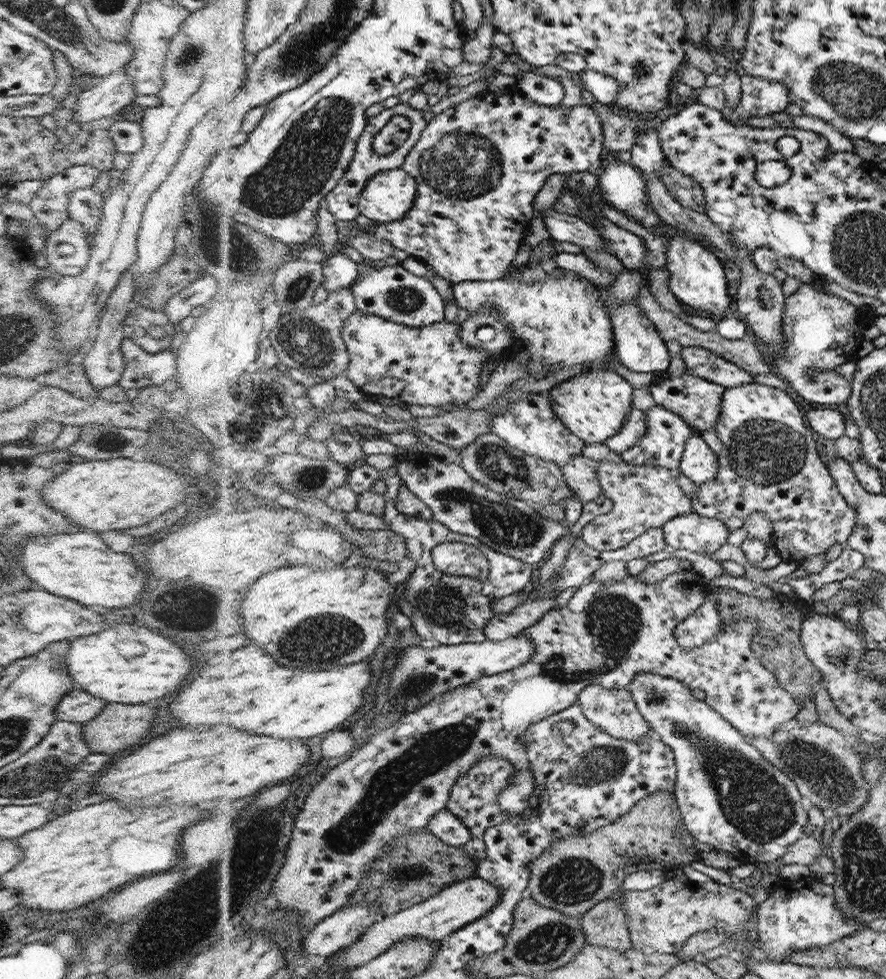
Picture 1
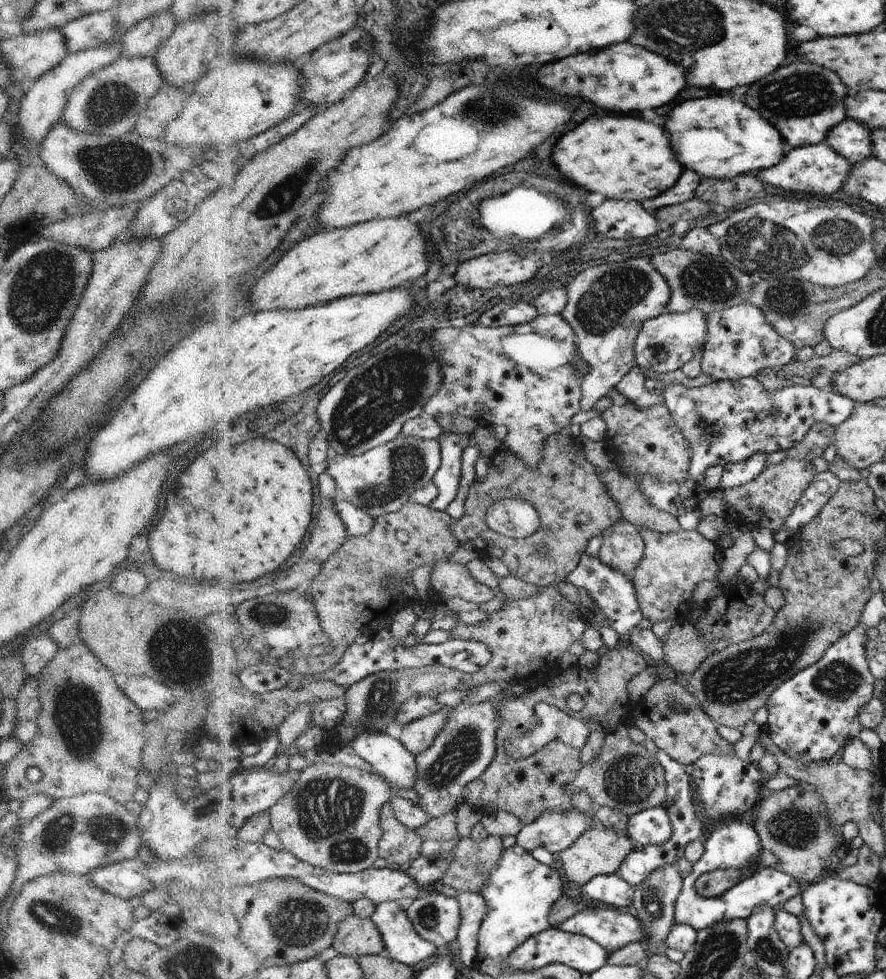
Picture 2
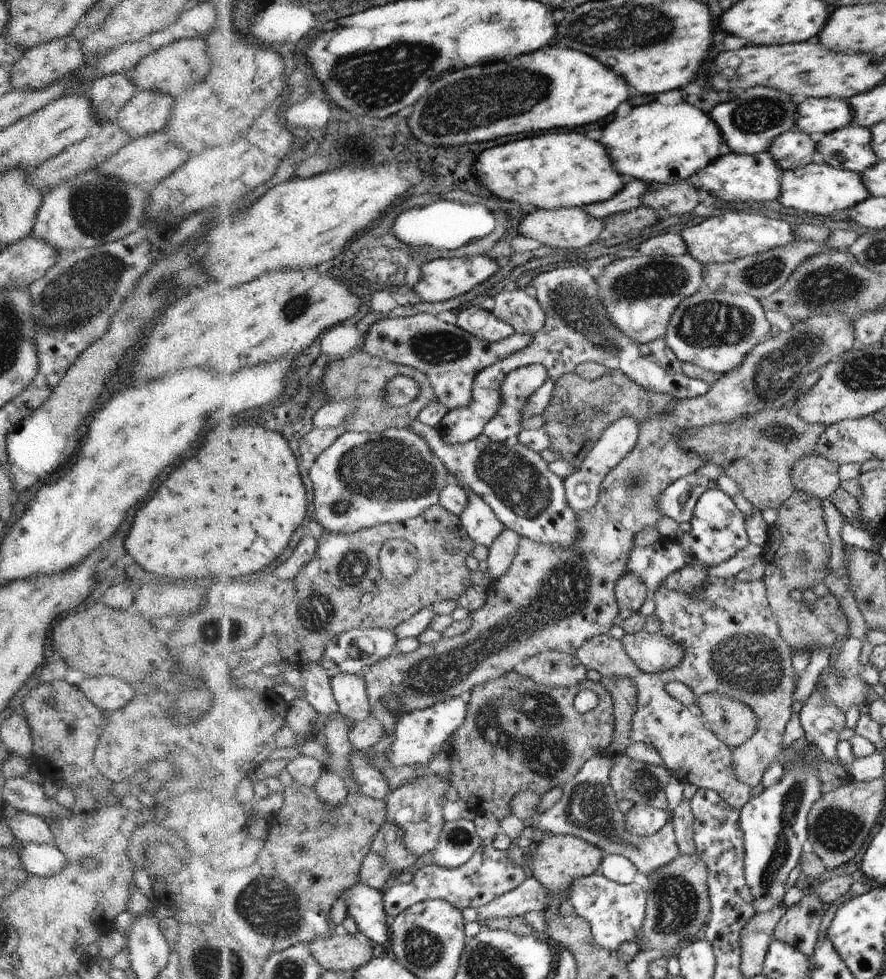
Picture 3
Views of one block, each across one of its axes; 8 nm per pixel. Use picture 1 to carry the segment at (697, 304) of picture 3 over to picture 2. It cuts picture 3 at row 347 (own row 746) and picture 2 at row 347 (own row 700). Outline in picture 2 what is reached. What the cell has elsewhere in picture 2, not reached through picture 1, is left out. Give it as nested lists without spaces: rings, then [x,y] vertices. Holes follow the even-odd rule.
[[[688,310],[676,314],[663,313],[649,319],[640,328],[638,339],[635,341],[635,357],[638,367],[647,371],[667,373],[682,369],[690,362],[696,352],[702,350],[707,340],[707,314],[702,310]]]

